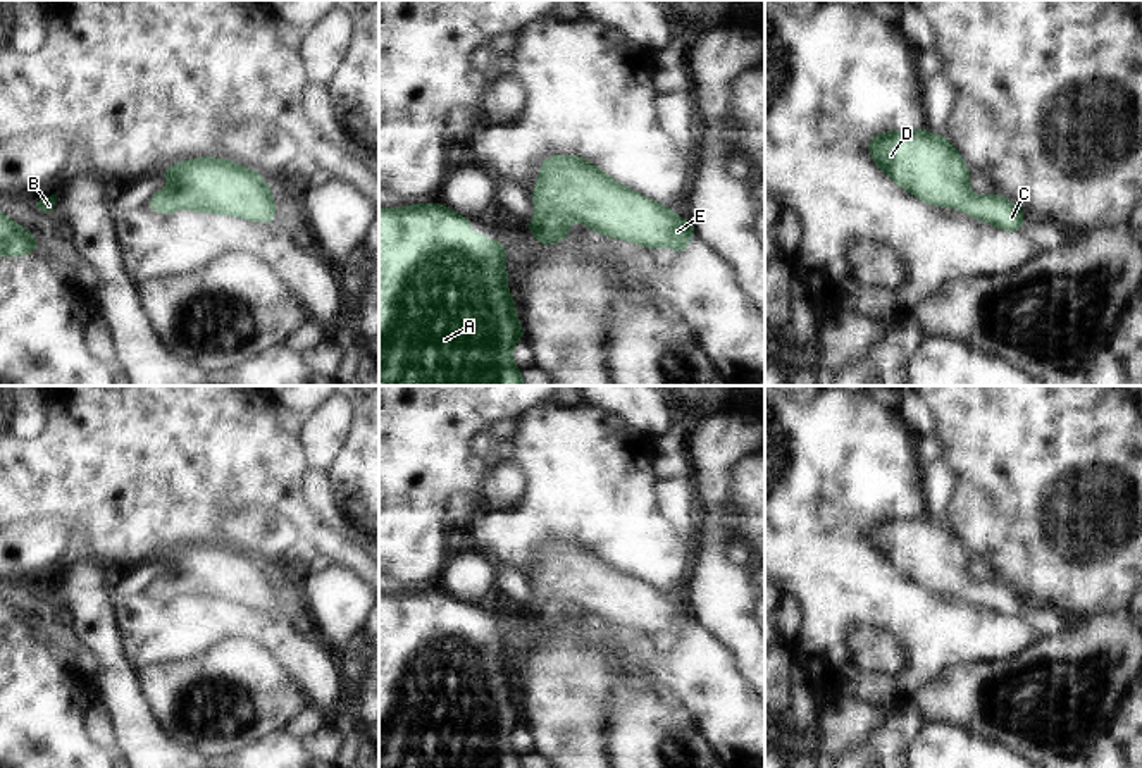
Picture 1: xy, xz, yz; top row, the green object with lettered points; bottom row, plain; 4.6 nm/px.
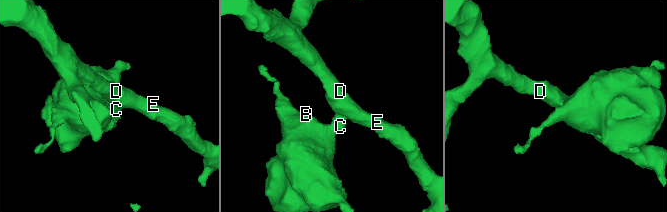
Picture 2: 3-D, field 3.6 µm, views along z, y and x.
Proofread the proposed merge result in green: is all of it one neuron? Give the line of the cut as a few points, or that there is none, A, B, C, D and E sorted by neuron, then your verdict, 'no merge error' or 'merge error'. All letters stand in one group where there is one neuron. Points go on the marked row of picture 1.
no cut | A B C D E | no merge error

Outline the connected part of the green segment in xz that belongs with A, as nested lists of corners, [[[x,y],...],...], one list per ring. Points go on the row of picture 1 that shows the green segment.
[[[441,203],[379,208],[379,386],[525,386],[512,360],[512,348],[524,338],[524,329],[515,317],[515,300],[508,293],[505,253],[503,243],[489,241],[486,234],[472,234],[470,219]]]

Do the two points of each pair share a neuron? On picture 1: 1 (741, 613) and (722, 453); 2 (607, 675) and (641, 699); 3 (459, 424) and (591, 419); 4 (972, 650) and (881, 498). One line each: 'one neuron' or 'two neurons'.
1: one neuron
2: two neurons
3: two neurons
4: one neuron

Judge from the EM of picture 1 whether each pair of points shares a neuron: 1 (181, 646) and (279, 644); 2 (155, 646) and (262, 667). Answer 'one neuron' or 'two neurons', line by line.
1: one neuron
2: two neurons

